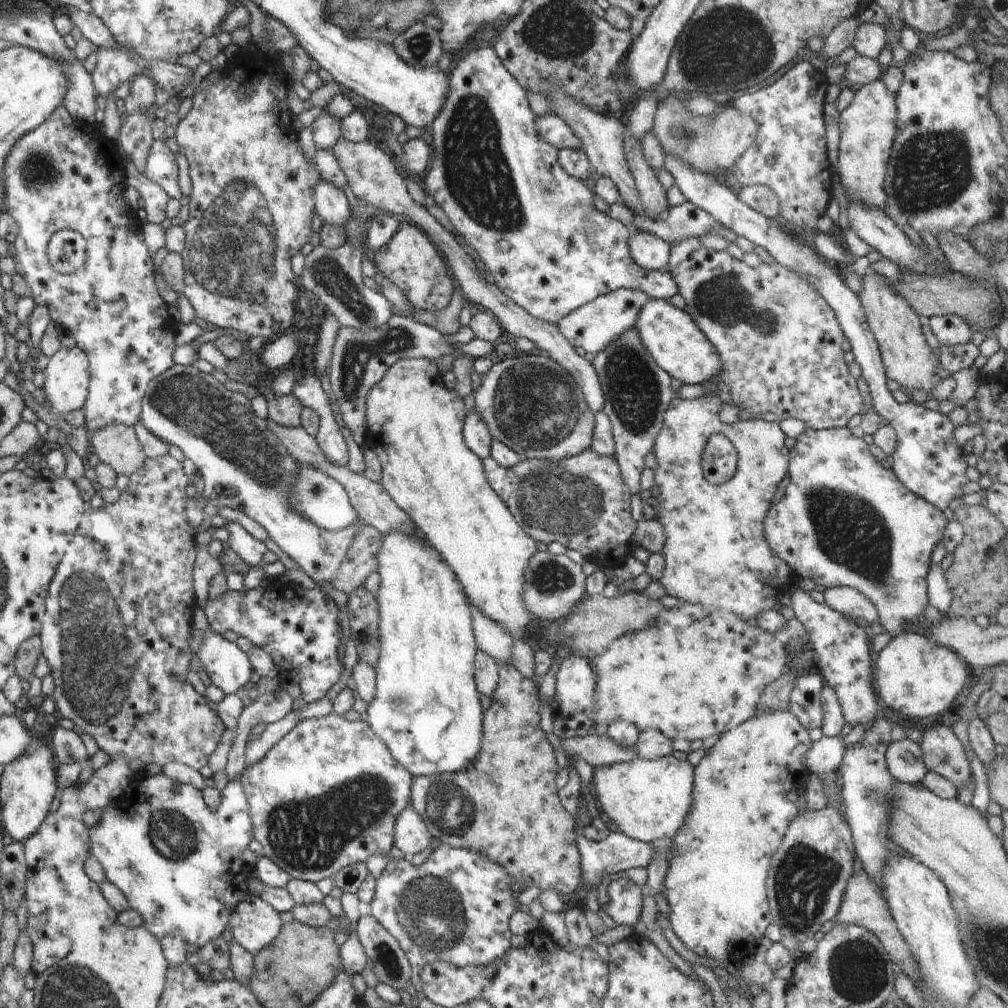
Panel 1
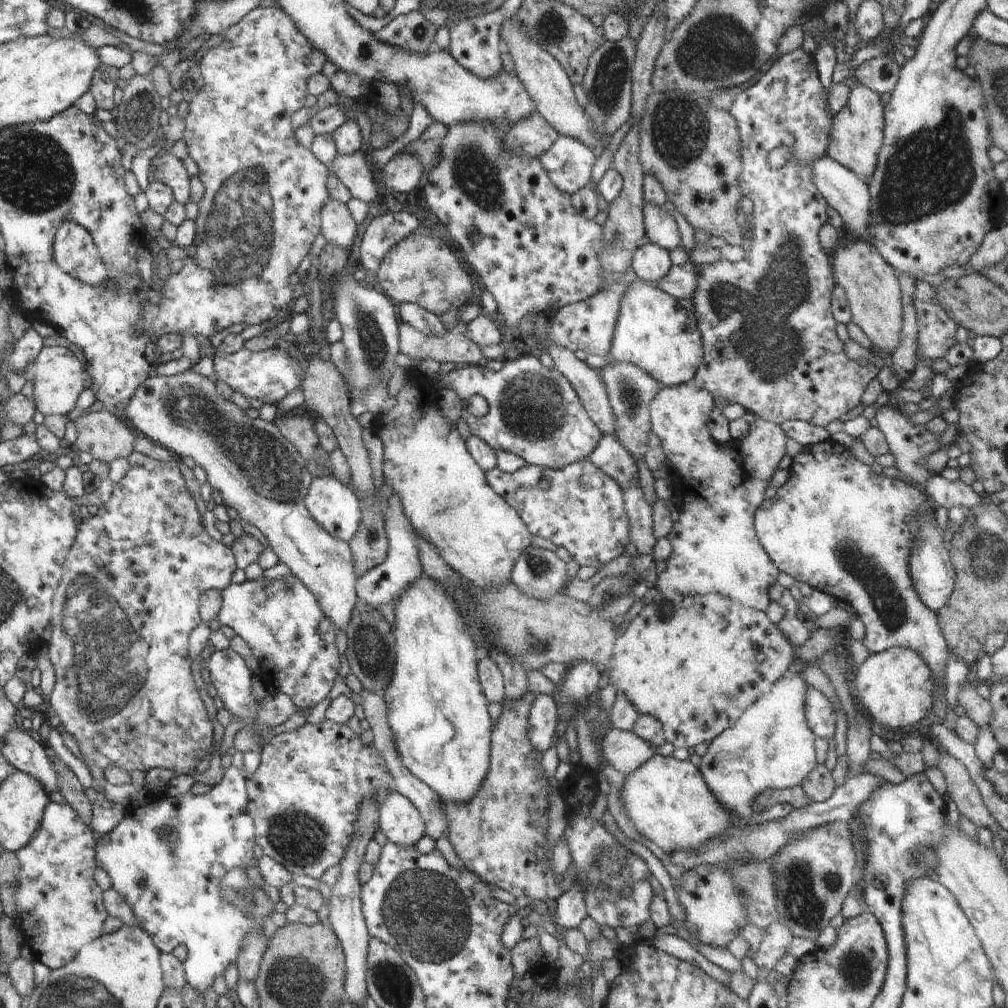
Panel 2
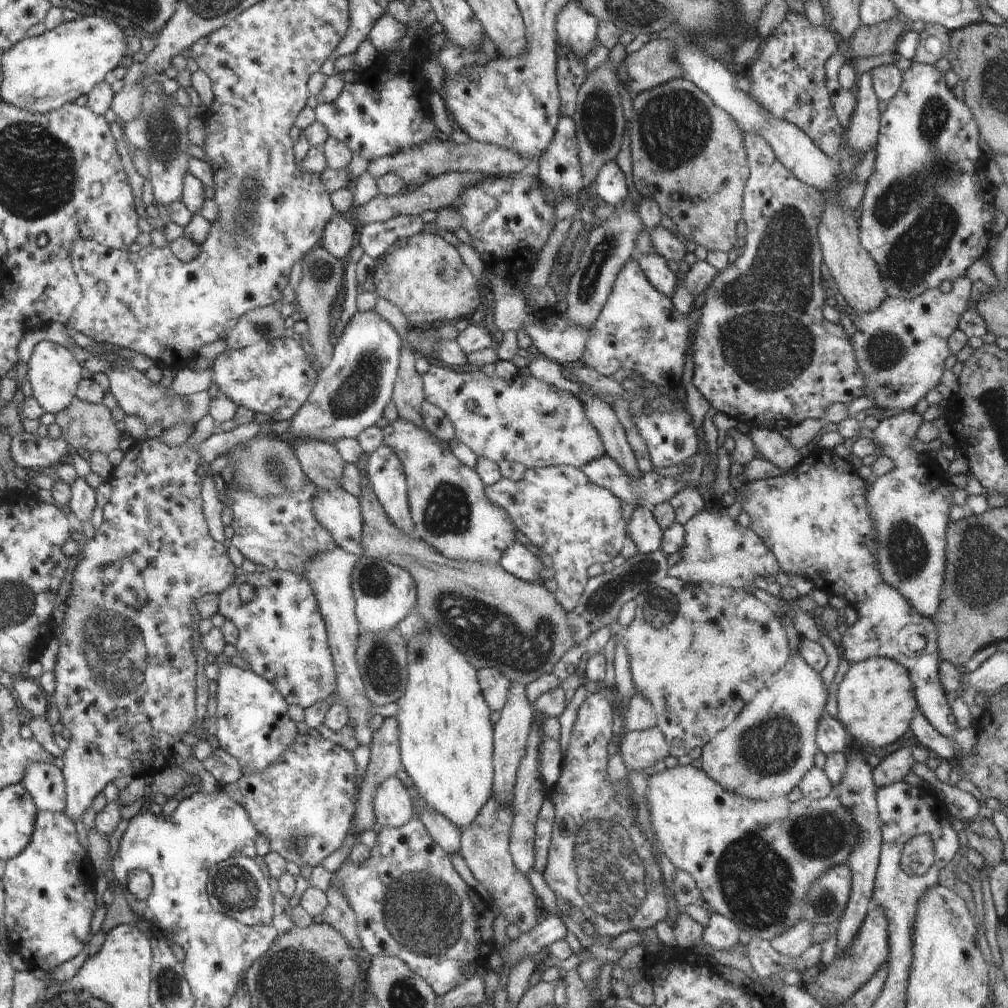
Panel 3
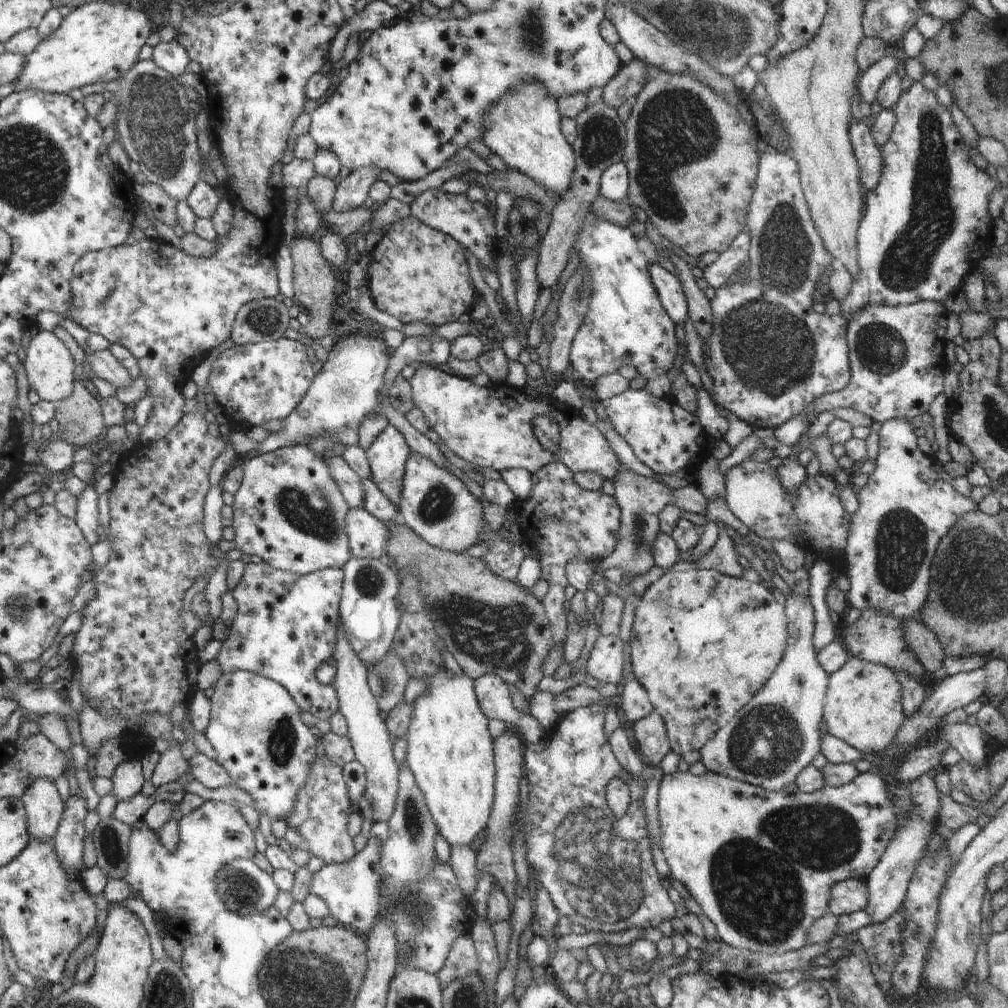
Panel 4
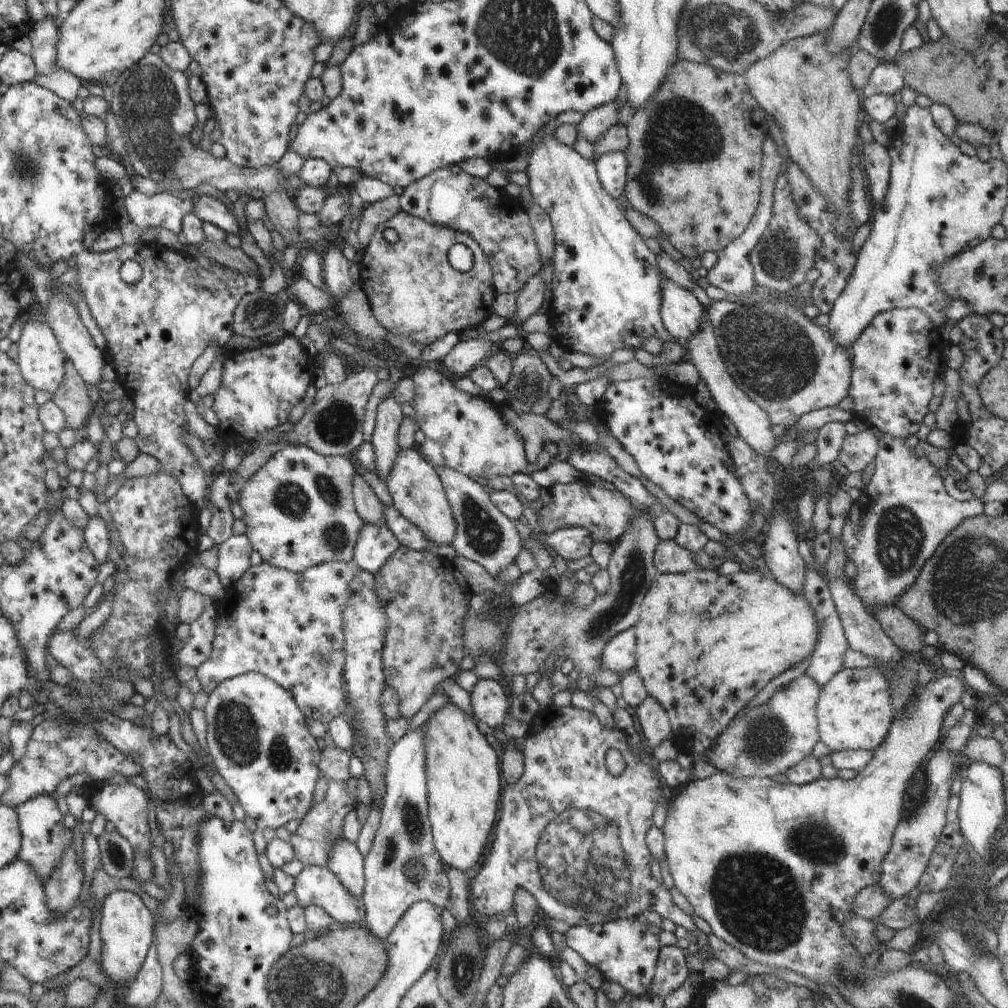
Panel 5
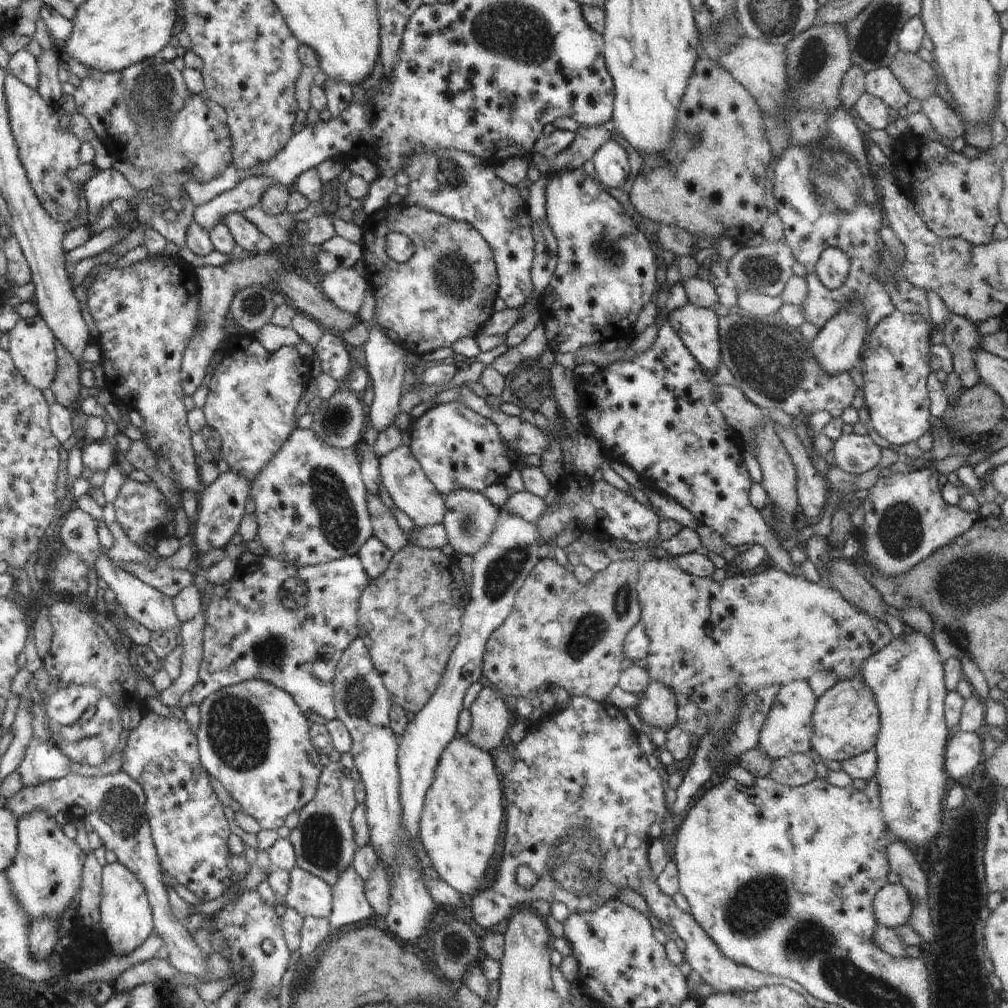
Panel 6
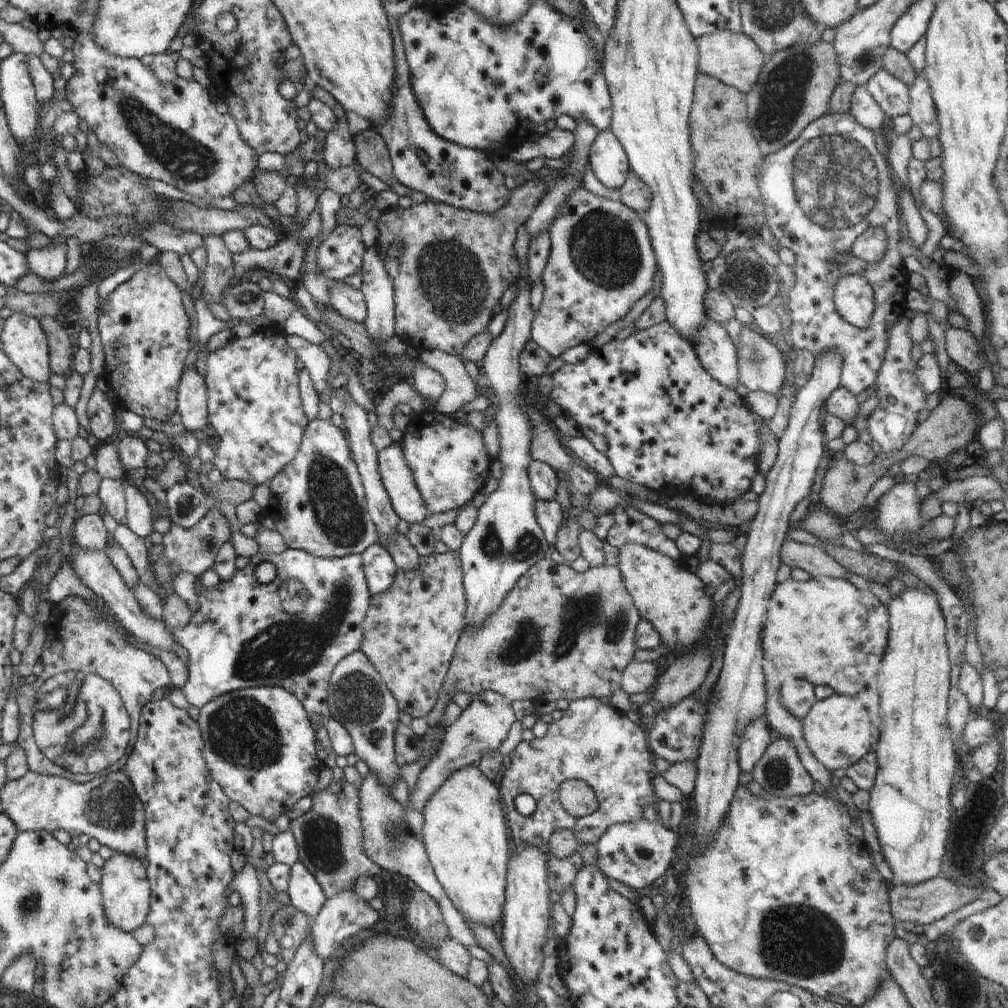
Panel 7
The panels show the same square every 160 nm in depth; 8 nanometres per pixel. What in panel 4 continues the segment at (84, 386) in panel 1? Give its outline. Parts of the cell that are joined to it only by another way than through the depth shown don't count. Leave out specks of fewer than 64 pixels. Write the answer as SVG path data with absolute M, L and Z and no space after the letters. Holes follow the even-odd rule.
M36 330L28 346L24 366L30 389L34 390L42 401L57 403L72 394L75 381L74 358L62 340L52 331Z

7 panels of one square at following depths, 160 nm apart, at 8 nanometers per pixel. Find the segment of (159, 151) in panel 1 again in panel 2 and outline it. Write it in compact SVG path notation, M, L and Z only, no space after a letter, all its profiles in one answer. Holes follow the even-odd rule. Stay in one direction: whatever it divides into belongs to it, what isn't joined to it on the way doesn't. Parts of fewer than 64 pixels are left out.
M171 152L151 158L149 171L159 183L170 187L173 197L180 204L190 202L190 176L184 164Z

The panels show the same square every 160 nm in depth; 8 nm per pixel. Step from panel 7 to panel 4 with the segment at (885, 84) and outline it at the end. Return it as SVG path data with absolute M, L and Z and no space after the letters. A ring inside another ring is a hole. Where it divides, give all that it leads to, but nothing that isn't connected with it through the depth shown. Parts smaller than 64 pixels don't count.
M884 57L865 71L860 72L857 82L858 99L872 104L877 97L879 86L892 75L901 62L894 57Z

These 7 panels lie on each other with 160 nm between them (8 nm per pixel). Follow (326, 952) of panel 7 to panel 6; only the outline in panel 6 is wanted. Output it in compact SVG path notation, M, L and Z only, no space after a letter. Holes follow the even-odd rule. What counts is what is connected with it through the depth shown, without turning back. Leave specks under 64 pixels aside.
M350 865L343 870L332 887L333 909L327 919L331 932L337 934L345 924L358 924L368 920L374 911L364 892L365 882Z

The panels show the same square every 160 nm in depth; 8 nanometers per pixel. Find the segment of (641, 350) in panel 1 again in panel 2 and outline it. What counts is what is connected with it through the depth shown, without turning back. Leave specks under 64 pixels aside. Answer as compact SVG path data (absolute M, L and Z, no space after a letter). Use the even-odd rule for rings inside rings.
M628 361L607 363L597 372L605 384L609 403L615 416L615 436L638 465L644 462L644 454L648 450L648 432L651 430L649 404L658 394L660 384L639 366ZM630 485L623 490L623 499L625 502L626 514L630 523L630 541L634 542L637 552L640 555L652 555L657 538L654 536L653 523L653 508L648 505L642 493L640 485Z

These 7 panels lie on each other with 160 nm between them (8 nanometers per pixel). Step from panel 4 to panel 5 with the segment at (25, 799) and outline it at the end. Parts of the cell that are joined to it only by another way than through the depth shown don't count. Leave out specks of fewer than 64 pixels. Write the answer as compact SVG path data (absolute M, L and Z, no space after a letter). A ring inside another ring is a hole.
M39 794L33 796L26 802L15 806L14 809L19 816L22 837L19 858L28 862L28 865L34 869L34 872L44 884L57 869L57 862L62 851L67 849L68 845L71 845L72 830L64 825L63 815L58 809L57 801L50 795Z

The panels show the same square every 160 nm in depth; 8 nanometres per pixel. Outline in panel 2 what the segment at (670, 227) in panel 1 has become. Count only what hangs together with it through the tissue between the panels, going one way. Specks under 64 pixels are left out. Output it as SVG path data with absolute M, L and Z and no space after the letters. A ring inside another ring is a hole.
M628 266L621 279L609 284L605 289L598 291L590 298L576 304L557 308L557 313L549 328L554 338L558 340L557 343L561 347L570 349L573 353L582 350L584 355L596 354L596 356L602 356L602 358L606 359L613 345L622 295L636 279L636 272L631 266Z

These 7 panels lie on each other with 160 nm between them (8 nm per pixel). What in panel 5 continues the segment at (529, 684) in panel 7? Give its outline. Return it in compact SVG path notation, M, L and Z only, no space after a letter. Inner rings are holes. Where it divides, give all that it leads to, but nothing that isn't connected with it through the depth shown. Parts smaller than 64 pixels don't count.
M636 504L642 510L630 521L628 530L622 533L618 540L614 540L613 551L609 559L610 588L606 594L598 595L596 600L585 609L577 609L571 603L561 606L557 602L557 597L552 604L546 601L544 594L548 591L555 592L557 588L545 588L545 592L538 598L520 605L510 612L509 631L505 652L501 657L498 667L502 671L503 685L512 684L514 674L527 676L531 672L536 672L542 668L544 660L548 654L554 654L565 658L564 669L576 668L579 679L576 683L579 690L590 694L595 698L594 714L598 720L609 729L615 728L615 722L608 707L604 705L596 696L590 692L590 686L596 685L592 680L594 672L601 670L601 650L607 645L609 640L623 630L633 627L639 619L641 602L647 595L653 578L657 575L653 558L656 547L661 541L655 531L654 521L656 514L652 509L644 508Z

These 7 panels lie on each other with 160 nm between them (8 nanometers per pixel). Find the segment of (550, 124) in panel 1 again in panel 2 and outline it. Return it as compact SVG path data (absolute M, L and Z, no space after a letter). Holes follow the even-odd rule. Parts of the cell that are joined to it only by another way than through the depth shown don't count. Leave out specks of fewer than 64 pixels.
M536 111L511 126L503 135L503 145L511 151L539 157L553 145L559 135Z

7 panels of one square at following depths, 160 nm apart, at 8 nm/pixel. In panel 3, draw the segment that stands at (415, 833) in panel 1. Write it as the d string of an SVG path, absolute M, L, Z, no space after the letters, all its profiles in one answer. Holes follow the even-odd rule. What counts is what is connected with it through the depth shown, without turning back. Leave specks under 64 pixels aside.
M396 776L379 783L373 805L377 822L384 827L397 829L416 818L412 799Z

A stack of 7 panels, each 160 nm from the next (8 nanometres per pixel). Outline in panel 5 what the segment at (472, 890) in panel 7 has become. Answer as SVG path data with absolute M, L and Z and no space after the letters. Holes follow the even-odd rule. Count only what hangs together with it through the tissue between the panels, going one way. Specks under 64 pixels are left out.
M451 700L433 712L420 730L425 739L427 799L435 849L442 862L450 868L468 872L482 858L484 846L496 824L496 810L504 783L499 752L486 741L485 734L478 729L477 722L470 714L462 711Z

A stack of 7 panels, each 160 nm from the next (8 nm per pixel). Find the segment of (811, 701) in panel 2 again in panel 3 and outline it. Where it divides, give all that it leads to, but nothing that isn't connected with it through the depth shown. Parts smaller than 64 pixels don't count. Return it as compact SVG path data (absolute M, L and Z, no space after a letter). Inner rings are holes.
M826 709L822 711L817 724L816 744L824 754L844 752L850 745L850 736L845 726L830 716Z

